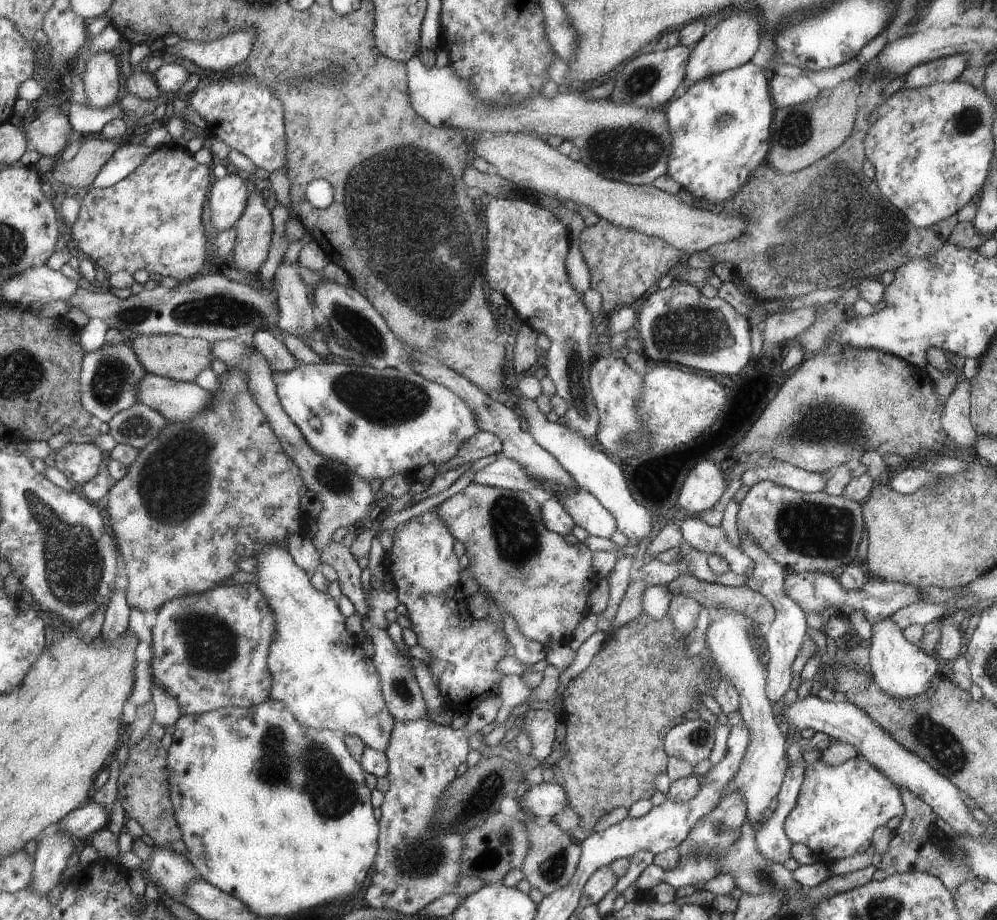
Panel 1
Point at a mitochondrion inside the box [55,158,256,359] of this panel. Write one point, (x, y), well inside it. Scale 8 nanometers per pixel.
(136, 315)

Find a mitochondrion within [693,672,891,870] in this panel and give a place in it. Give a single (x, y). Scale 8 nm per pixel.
(860, 685)

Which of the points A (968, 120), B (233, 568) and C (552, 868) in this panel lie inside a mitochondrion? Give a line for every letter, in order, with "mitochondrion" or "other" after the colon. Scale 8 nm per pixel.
A: mitochondrion
B: other
C: mitochondrion

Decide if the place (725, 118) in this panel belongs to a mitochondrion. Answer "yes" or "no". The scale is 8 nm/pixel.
yes

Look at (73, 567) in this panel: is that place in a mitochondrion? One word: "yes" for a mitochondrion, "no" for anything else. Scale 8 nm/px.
yes

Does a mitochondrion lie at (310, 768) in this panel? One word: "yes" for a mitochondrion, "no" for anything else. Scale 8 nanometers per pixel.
yes

